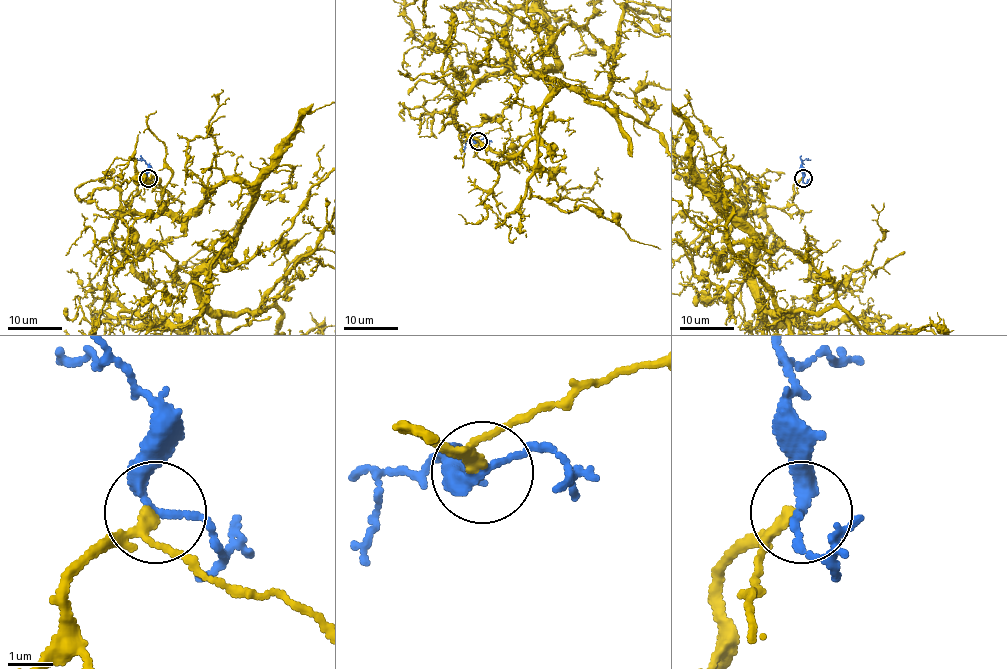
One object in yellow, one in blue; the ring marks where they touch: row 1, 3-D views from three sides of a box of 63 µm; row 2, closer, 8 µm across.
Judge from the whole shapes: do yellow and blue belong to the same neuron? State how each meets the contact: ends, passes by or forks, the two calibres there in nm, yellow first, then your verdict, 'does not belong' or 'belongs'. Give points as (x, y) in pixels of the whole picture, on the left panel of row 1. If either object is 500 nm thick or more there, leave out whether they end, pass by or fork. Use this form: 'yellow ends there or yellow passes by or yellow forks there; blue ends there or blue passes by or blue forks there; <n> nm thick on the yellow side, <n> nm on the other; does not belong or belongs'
yellow passes by; blue passes by; 180 nm thick on the yellow side, 200 nm on the other; belongs

